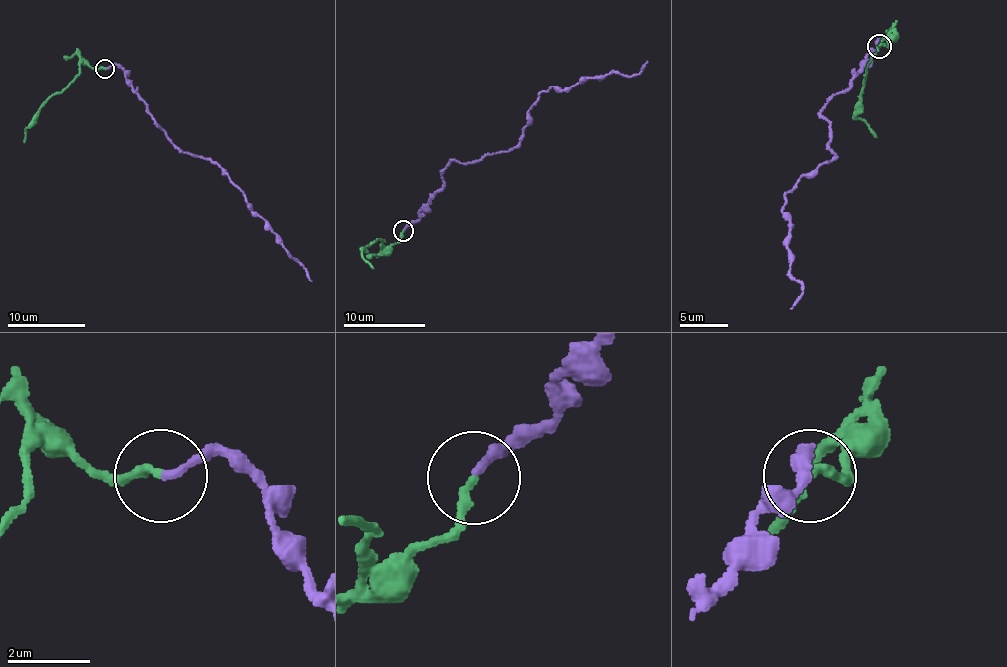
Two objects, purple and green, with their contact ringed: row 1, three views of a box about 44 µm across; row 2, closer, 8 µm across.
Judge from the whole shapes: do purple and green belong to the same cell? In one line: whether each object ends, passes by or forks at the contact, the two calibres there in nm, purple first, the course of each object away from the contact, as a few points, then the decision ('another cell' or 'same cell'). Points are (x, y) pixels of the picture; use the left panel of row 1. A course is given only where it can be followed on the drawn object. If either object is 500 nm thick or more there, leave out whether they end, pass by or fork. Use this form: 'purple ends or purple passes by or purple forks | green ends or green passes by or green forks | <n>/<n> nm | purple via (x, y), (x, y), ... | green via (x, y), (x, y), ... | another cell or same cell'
purple ends | green ends | 180/240 nm | purple via (104, 68), (115, 64), (123, 70), (134, 93), (170, 142), (183, 151), (217, 163), (312, 281) | green via (104, 68), (94, 68), (82, 62), (78, 74), (45, 103), (27, 126), (24, 142) | another cell

